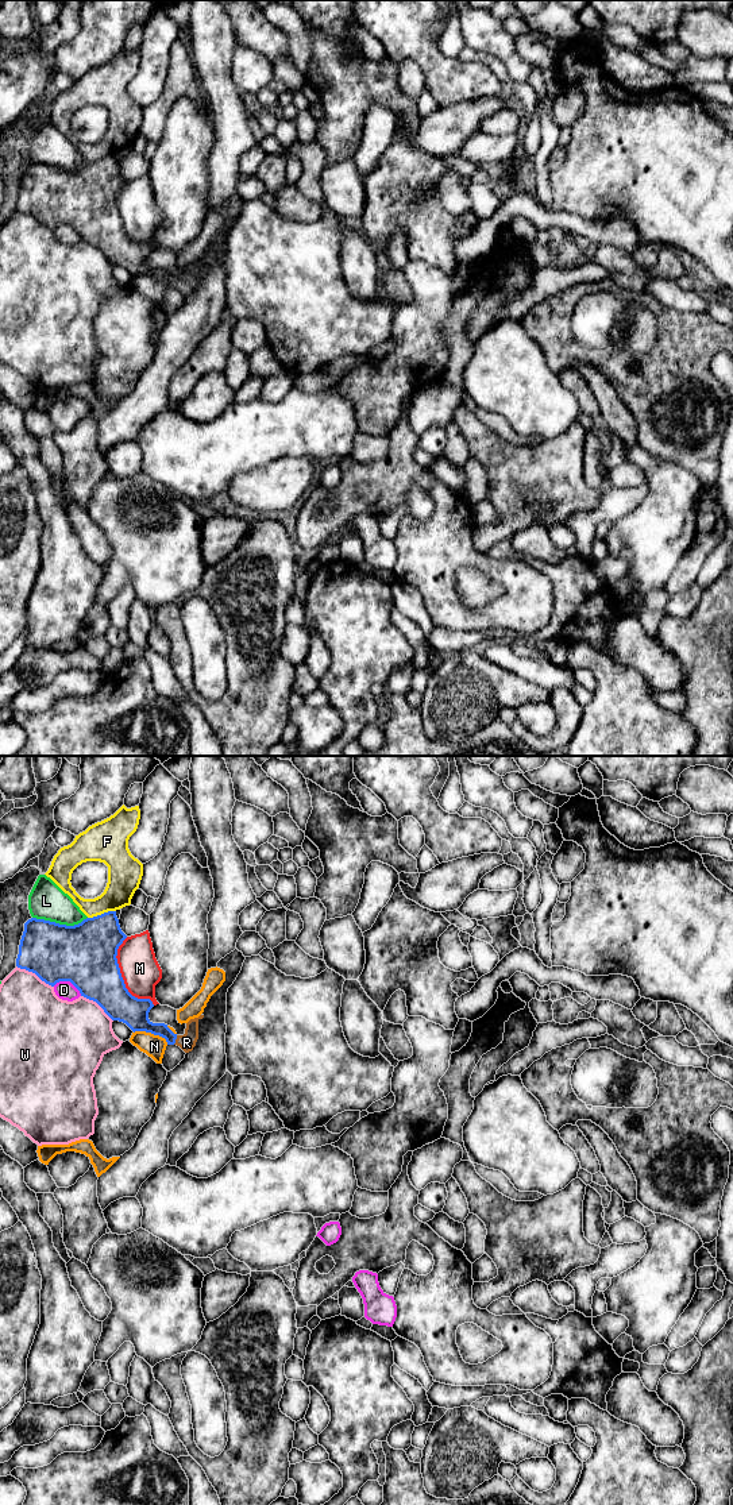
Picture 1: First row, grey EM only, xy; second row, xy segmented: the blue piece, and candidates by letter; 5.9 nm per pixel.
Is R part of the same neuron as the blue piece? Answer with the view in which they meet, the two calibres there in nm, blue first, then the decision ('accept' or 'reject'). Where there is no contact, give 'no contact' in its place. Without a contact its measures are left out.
xy | 130/100 nm | accept

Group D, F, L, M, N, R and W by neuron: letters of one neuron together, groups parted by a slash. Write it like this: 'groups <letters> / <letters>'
groups D / F / L / M / N / R / W

